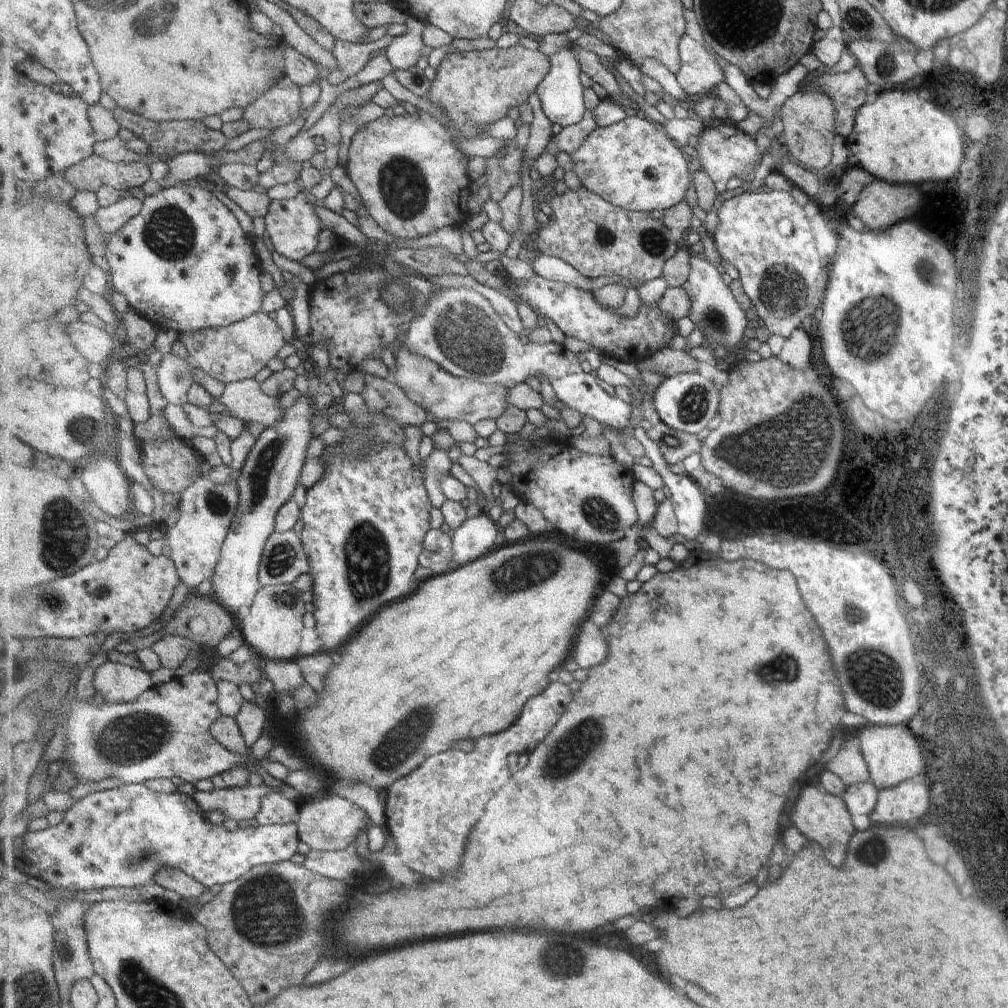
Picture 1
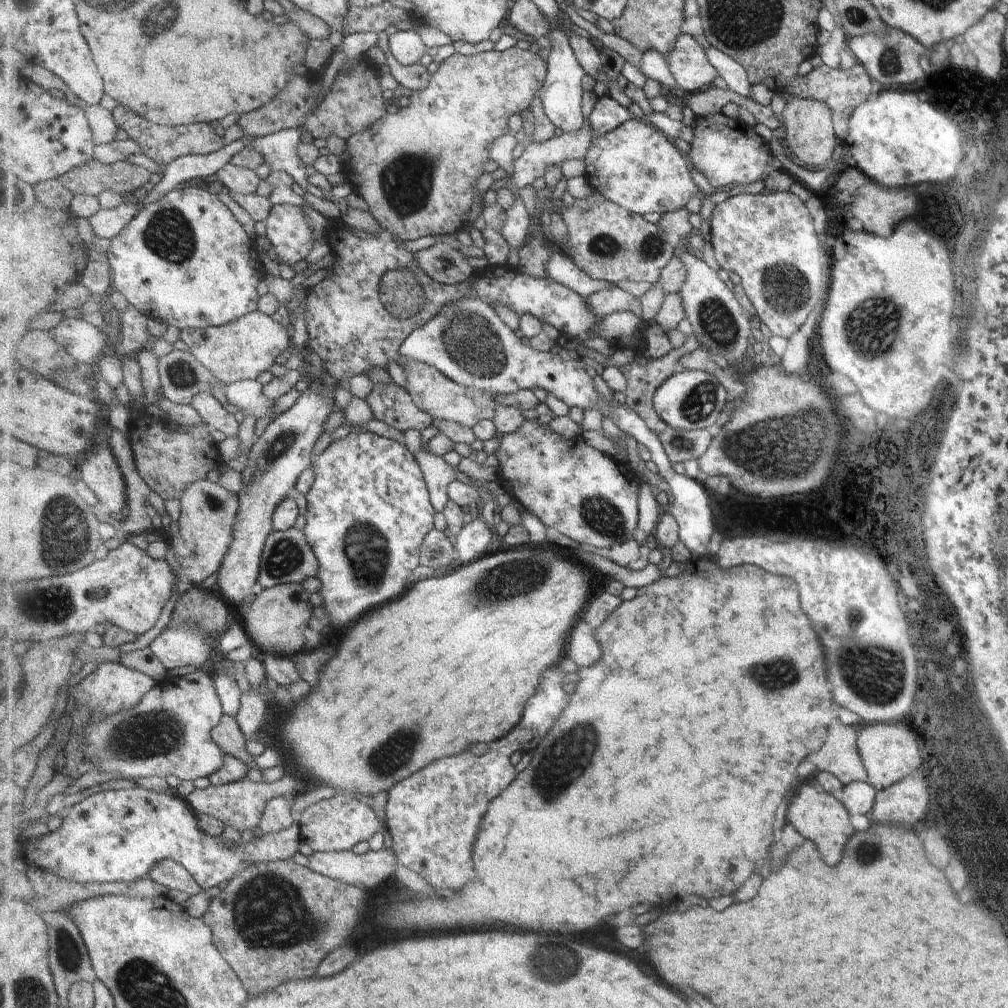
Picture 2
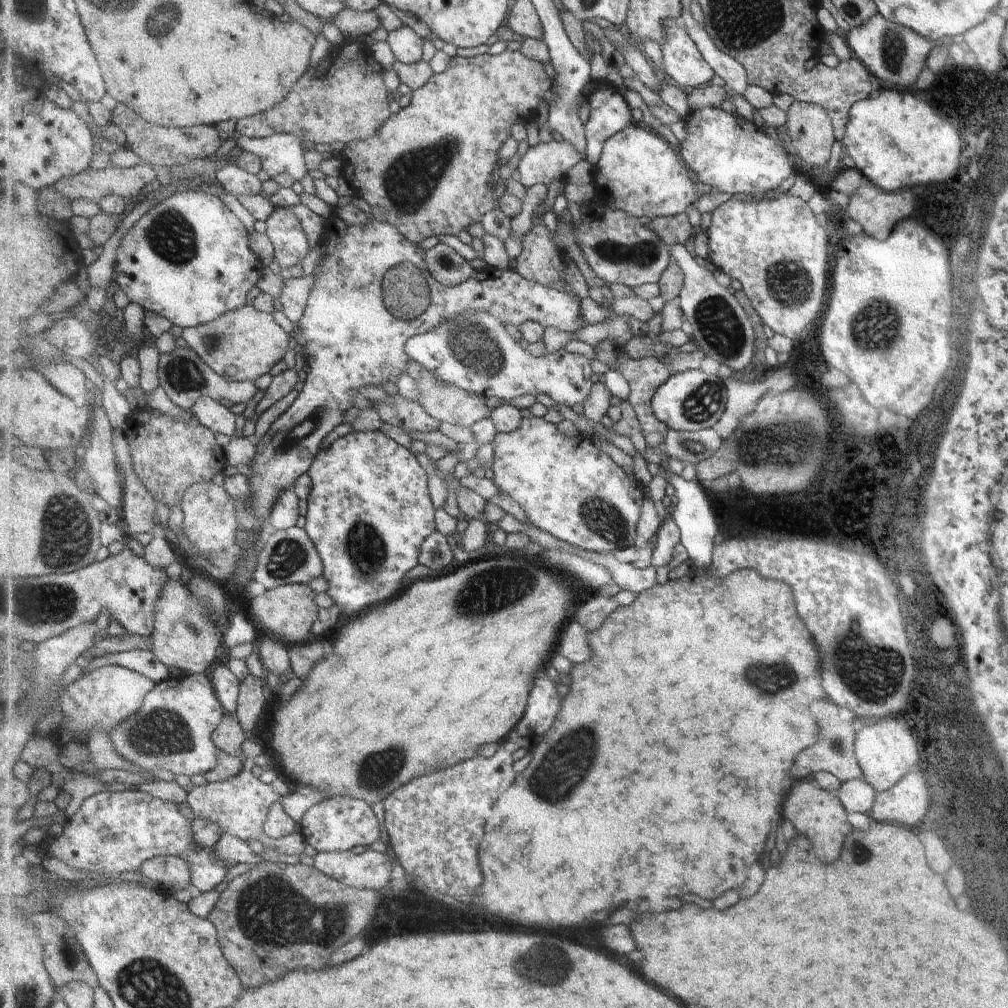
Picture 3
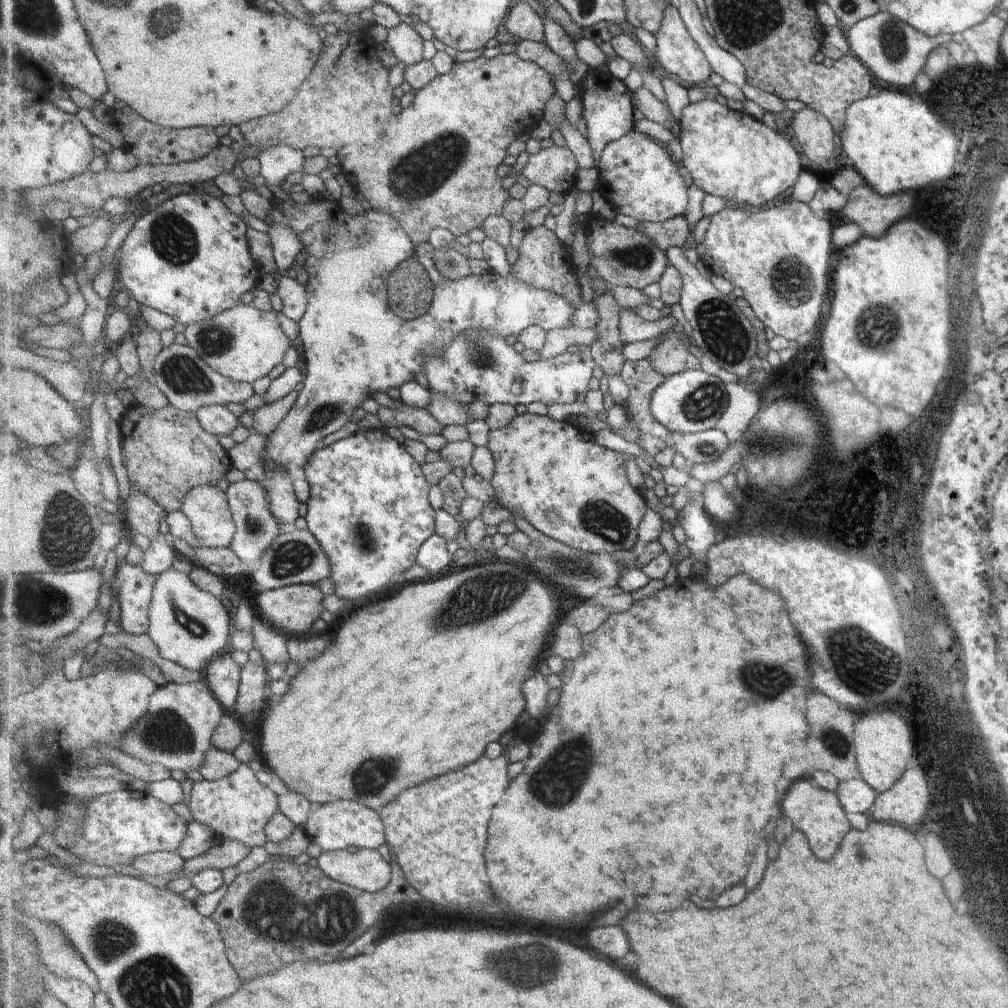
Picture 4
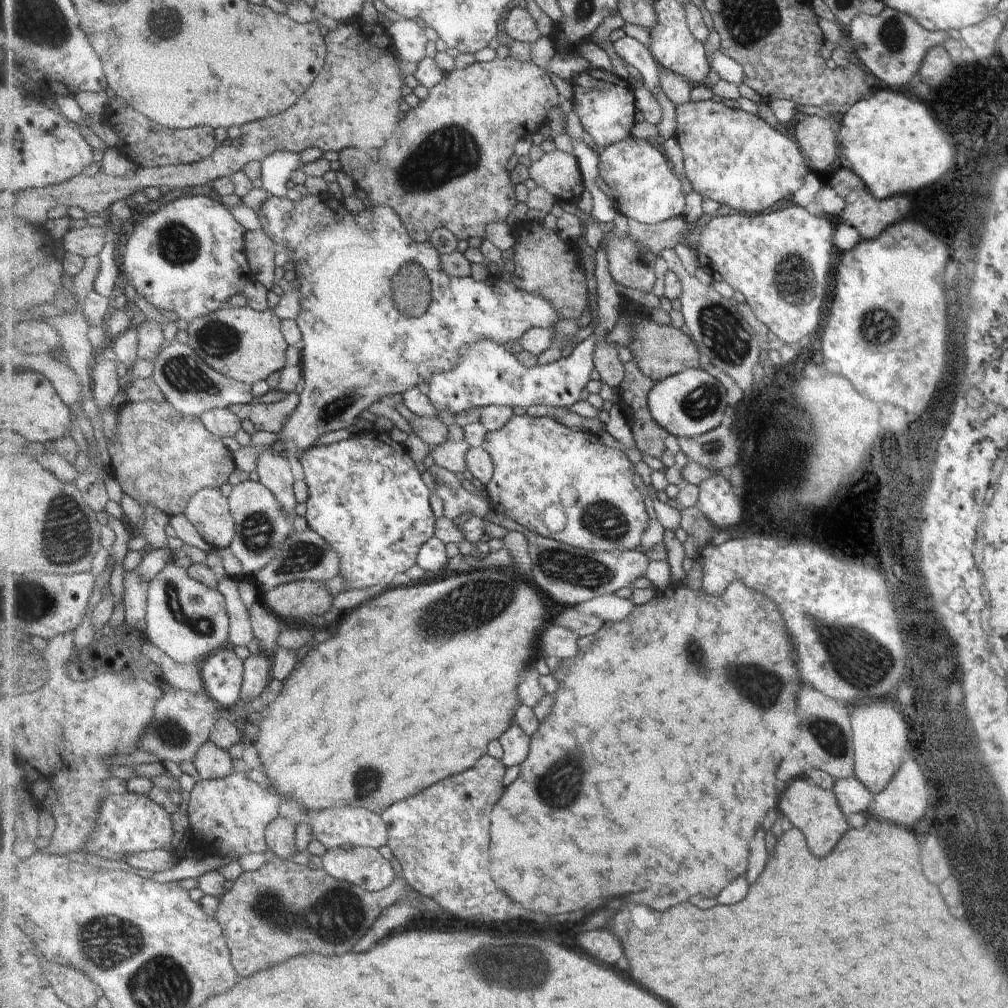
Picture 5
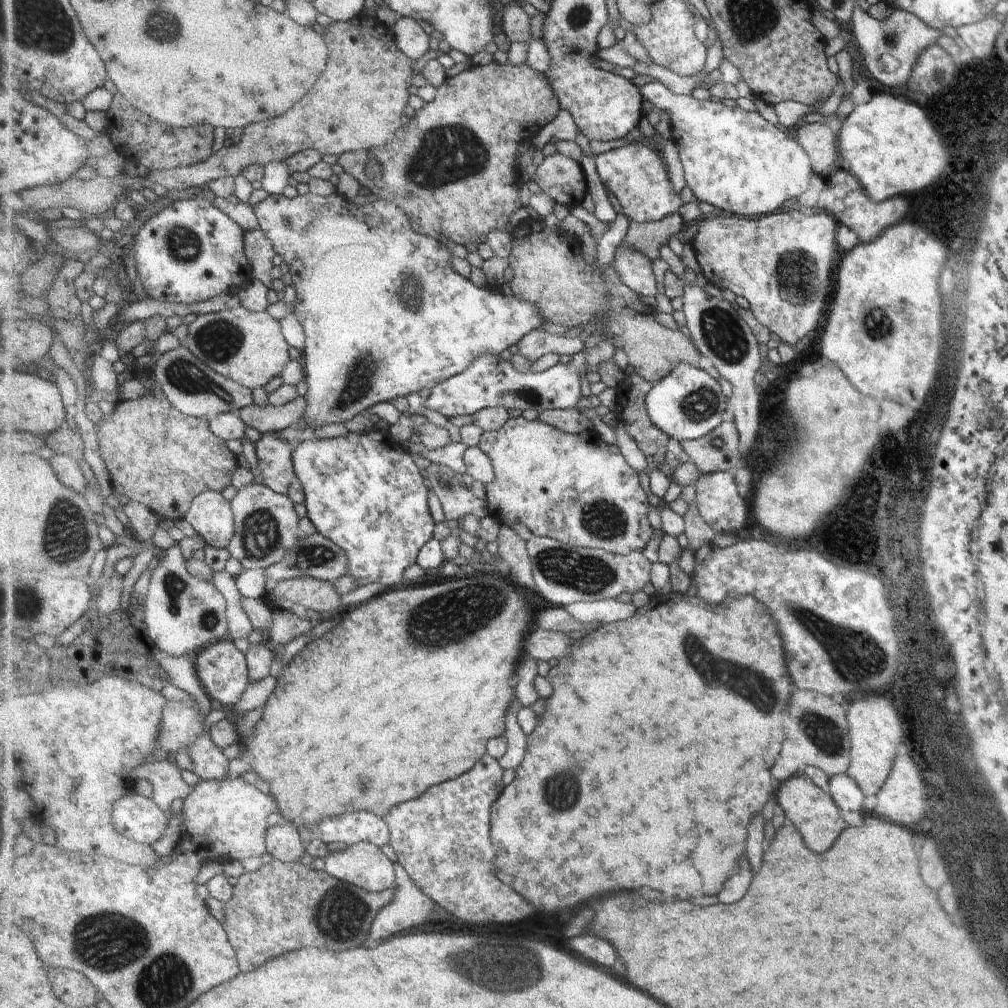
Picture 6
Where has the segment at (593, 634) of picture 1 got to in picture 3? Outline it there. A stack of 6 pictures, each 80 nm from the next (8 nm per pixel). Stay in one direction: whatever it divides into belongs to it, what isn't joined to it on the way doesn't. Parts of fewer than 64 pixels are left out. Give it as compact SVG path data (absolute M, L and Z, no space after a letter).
M576 620L567 623L567 630L564 630L563 642L560 643L560 650L557 654L568 658L572 664L591 660L593 650L588 641L588 634L589 631Z

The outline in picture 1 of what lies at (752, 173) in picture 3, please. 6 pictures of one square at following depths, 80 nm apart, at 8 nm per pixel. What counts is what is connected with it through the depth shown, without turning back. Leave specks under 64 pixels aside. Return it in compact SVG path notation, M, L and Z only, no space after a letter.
M711 119L708 126L698 136L698 144L696 151L699 153L700 164L704 171L715 182L718 192L725 192L727 190L727 182L733 176L740 176L742 180L746 180L752 171L756 170L761 162L761 148L755 142L755 137L751 138L747 132L743 132L735 122L729 119Z

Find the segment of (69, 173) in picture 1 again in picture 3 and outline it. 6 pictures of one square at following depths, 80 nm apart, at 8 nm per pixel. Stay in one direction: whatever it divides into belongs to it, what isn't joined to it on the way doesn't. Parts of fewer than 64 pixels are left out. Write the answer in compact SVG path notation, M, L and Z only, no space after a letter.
M151 165L128 169L111 166L103 170L89 167L82 173L61 179L54 188L58 196L65 196L70 201L87 198L99 205L107 195L133 198L155 179L159 176Z

